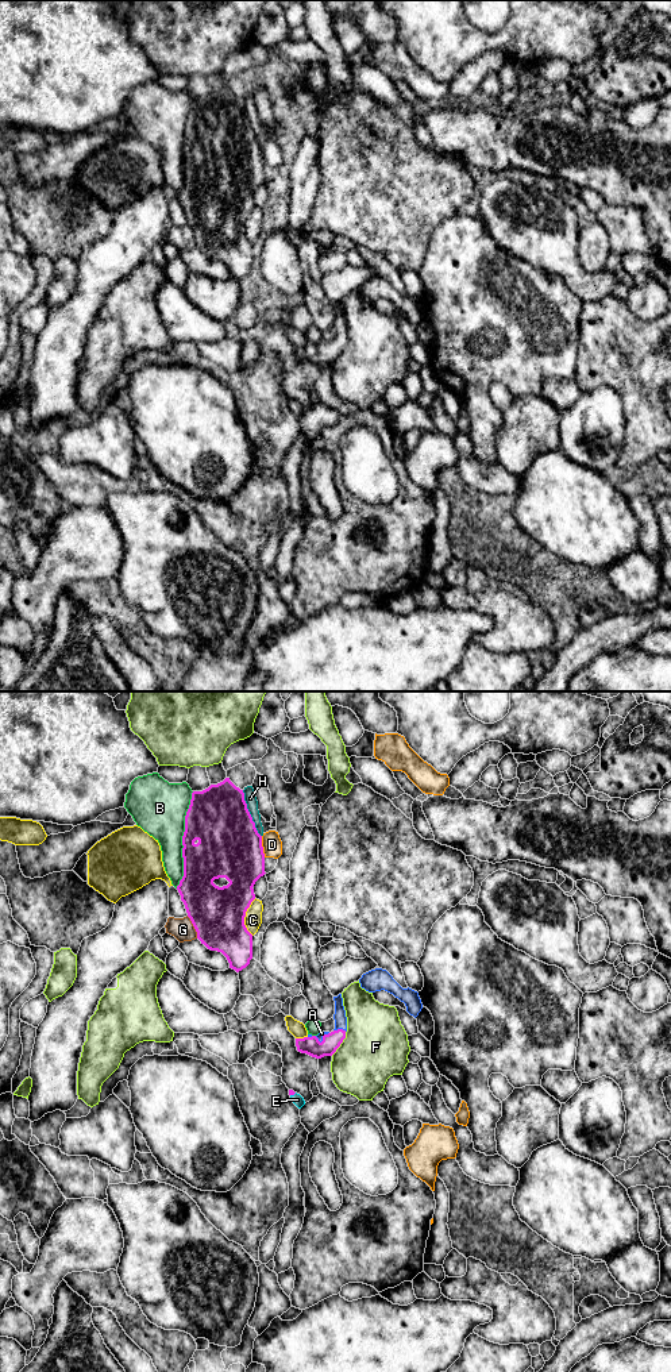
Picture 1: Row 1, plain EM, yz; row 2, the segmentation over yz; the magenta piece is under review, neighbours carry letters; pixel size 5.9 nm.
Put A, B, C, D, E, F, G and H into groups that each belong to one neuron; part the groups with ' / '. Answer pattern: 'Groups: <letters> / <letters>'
Groups: A E / B / C / D / F / G / H

